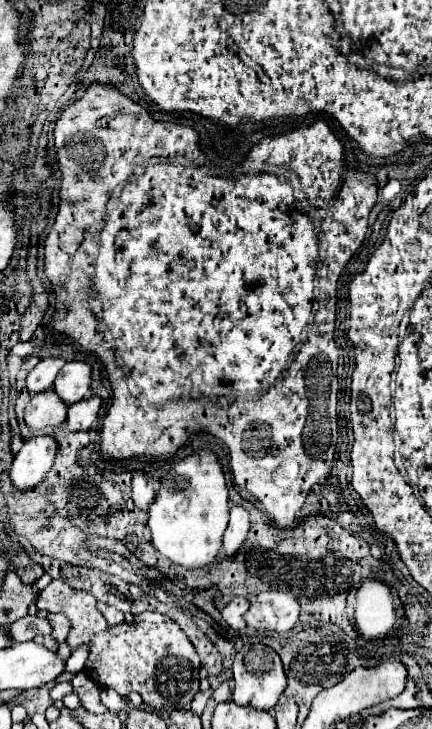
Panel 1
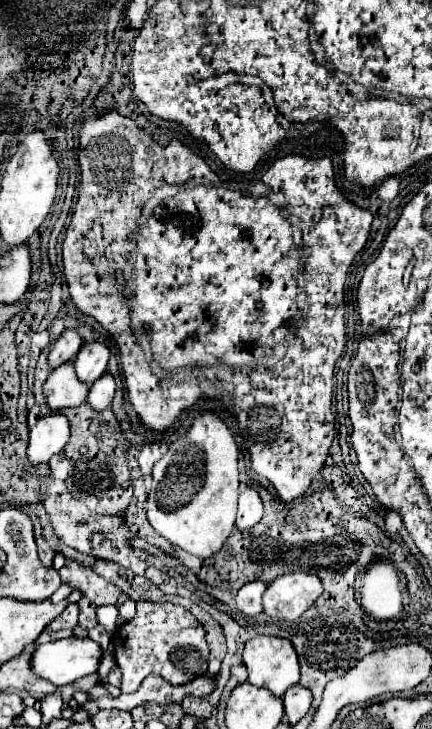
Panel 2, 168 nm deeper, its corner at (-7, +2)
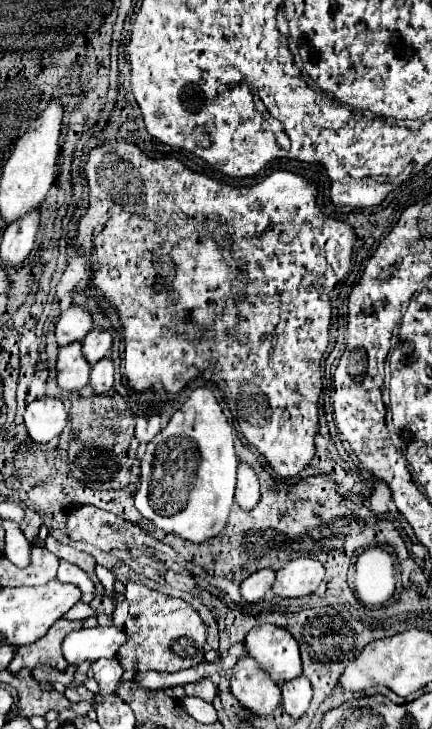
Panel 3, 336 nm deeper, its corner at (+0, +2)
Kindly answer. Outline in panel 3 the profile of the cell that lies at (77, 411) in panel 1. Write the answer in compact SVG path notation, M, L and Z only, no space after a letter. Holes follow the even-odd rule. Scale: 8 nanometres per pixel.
M103 358L91 368L91 386L95 394L105 394L113 386L113 362L109 358Z

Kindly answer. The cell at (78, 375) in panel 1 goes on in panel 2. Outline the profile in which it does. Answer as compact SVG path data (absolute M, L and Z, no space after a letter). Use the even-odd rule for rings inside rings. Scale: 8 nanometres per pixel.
M84 342L74 360L78 378L82 378L88 384L96 382L106 372L108 358L110 358L110 348L104 342Z

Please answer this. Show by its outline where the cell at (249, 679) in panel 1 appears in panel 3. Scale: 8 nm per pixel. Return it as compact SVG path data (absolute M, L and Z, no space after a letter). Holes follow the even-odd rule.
M273 624L255 626L245 636L245 648L247 656L255 658L277 684L301 676L299 646L287 630Z

